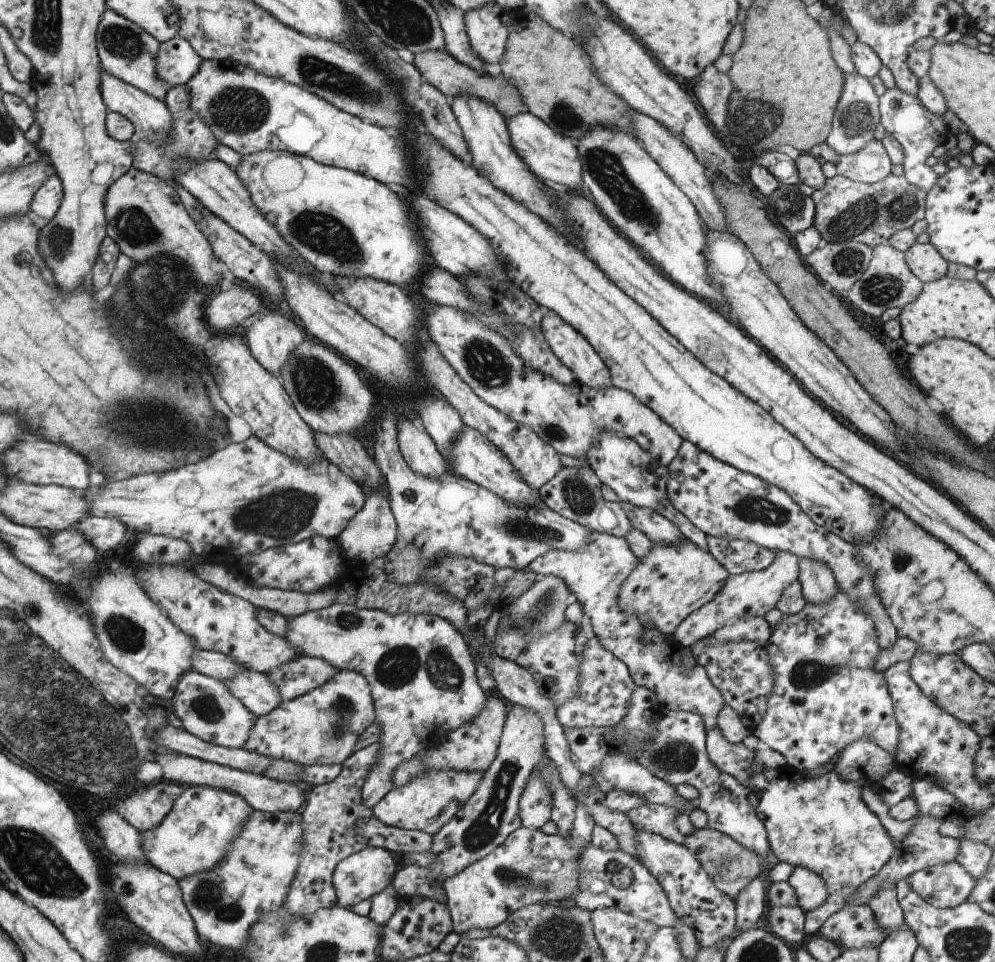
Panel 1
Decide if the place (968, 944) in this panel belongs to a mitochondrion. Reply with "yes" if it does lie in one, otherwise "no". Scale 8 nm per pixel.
yes

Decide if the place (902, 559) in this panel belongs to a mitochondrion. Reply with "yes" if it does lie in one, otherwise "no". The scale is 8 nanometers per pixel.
yes

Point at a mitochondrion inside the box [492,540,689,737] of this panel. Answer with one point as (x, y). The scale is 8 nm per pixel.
(545, 603)

